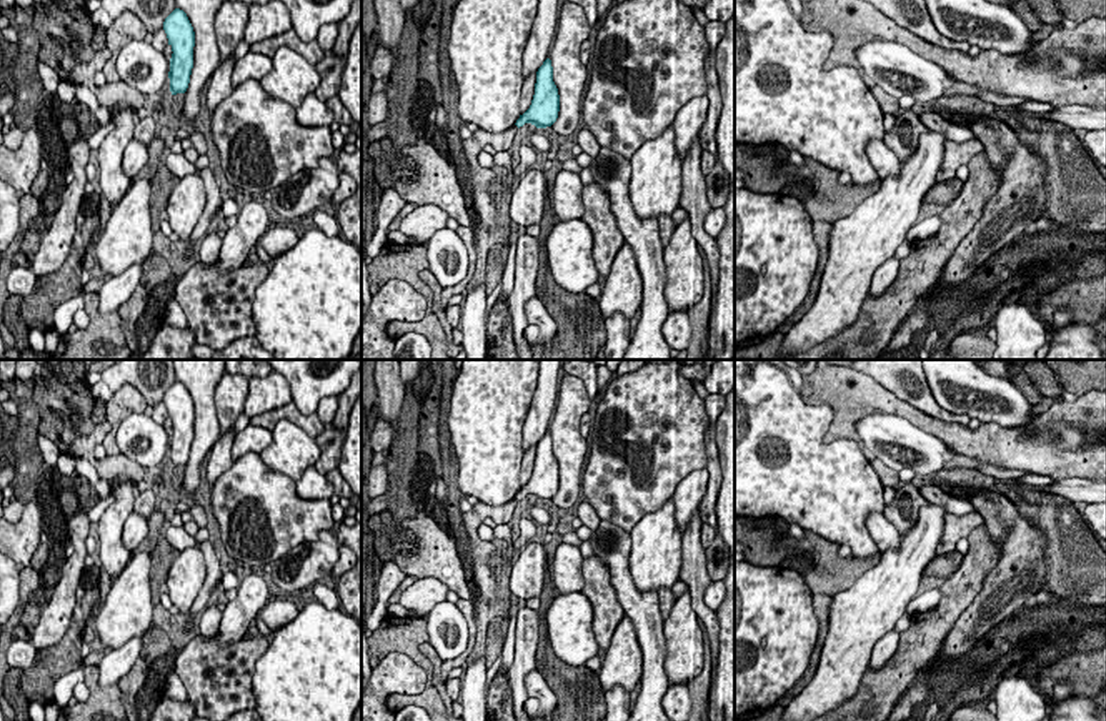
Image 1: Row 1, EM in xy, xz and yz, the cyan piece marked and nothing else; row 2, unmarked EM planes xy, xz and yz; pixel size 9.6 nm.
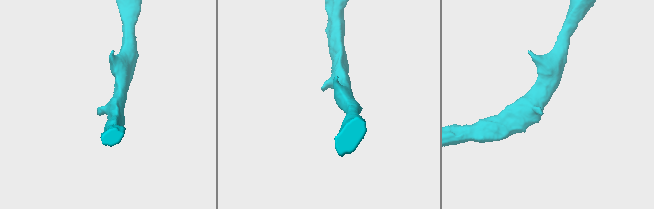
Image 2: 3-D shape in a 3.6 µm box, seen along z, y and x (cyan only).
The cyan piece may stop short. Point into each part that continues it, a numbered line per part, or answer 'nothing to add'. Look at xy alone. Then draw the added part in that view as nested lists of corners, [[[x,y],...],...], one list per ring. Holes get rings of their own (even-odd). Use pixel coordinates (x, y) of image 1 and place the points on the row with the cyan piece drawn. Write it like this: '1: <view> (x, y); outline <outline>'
nothing to add

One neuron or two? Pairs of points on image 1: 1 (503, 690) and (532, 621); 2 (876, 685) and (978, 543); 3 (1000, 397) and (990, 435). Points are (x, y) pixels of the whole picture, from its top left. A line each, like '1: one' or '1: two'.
1: two
2: one
3: two

